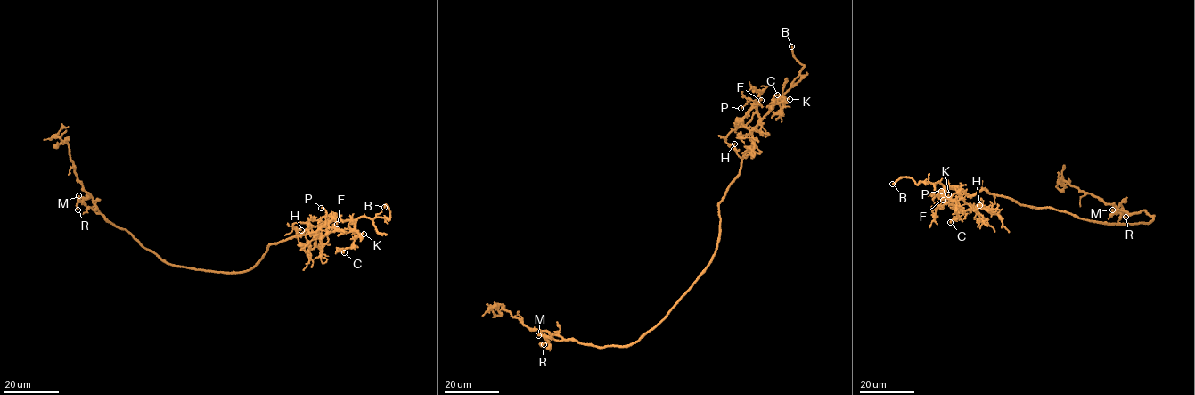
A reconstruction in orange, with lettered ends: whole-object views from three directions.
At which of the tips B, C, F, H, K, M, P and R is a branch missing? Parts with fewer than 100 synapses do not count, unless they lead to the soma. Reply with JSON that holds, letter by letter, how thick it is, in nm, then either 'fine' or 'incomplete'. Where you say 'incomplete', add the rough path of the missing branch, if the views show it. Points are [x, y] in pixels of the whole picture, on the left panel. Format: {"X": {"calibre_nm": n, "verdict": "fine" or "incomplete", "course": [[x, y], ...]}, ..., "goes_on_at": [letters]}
{"B": {"calibre_nm": 170, "verdict": "incomplete", "course": [[384, 207], [377, 197], [374, 177], [351, 170], [347, 153]]}, "C": {"calibre_nm": 170, "verdict": "fine"}, "F": {"calibre_nm": 110, "verdict": "fine"}, "H": {"calibre_nm": 110, "verdict": "fine"}, "K": {"calibre_nm": 160, "verdict": "fine"}, "M": {"calibre_nm": 190, "verdict": "fine"}, "P": {"calibre_nm": 120, "verdict": "fine"}, "R": {"calibre_nm": 160, "verdict": "fine"}, "goes_on_at": ["B"]}

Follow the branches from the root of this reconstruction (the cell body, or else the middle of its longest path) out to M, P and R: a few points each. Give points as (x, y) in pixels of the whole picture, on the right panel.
M: (1102, 223), (1144, 224), (1153, 218), (1145, 210), (1131, 215), (1112, 209)
P: (1102, 223), (1020, 204), (985, 190), (967, 194), (954, 186), (944, 195), (943, 208), (941, 191)
R: (1102, 223), (1146, 224), (1153, 216), (1143, 210), (1120, 213), (1116, 209), (1121, 205), (1125, 217)

